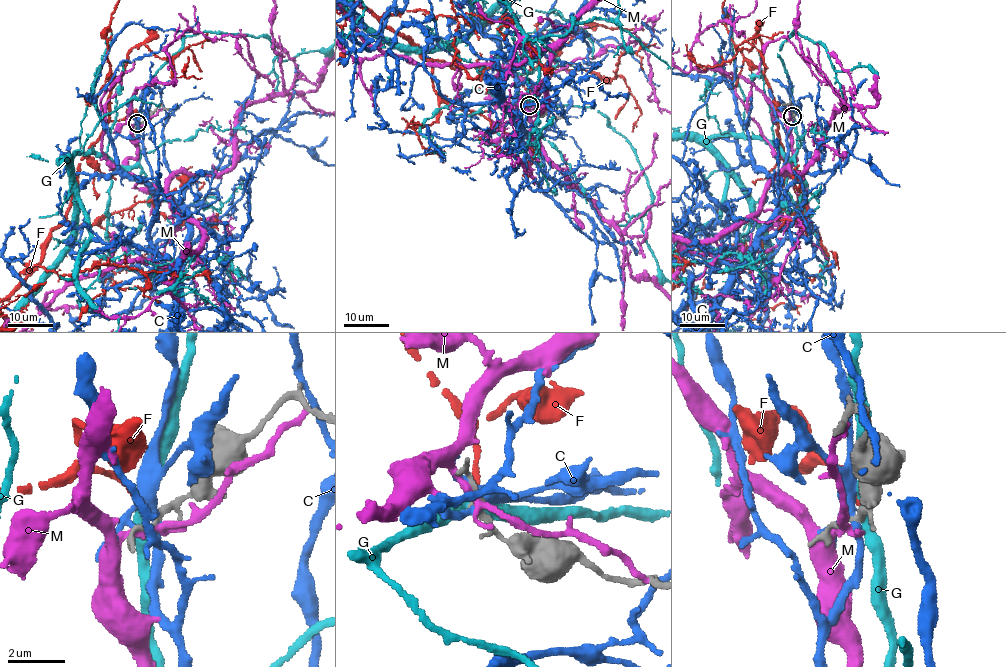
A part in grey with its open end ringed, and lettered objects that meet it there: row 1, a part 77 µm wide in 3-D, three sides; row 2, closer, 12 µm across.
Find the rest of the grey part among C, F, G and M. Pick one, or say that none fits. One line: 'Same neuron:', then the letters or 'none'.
Same neuron: F

